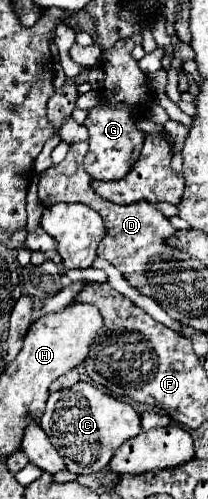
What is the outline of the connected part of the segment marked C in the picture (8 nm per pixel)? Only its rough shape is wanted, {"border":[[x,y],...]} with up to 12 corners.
{"border":[[90,381],[50,393],[40,425],[66,471],[92,475],[140,415]]}

